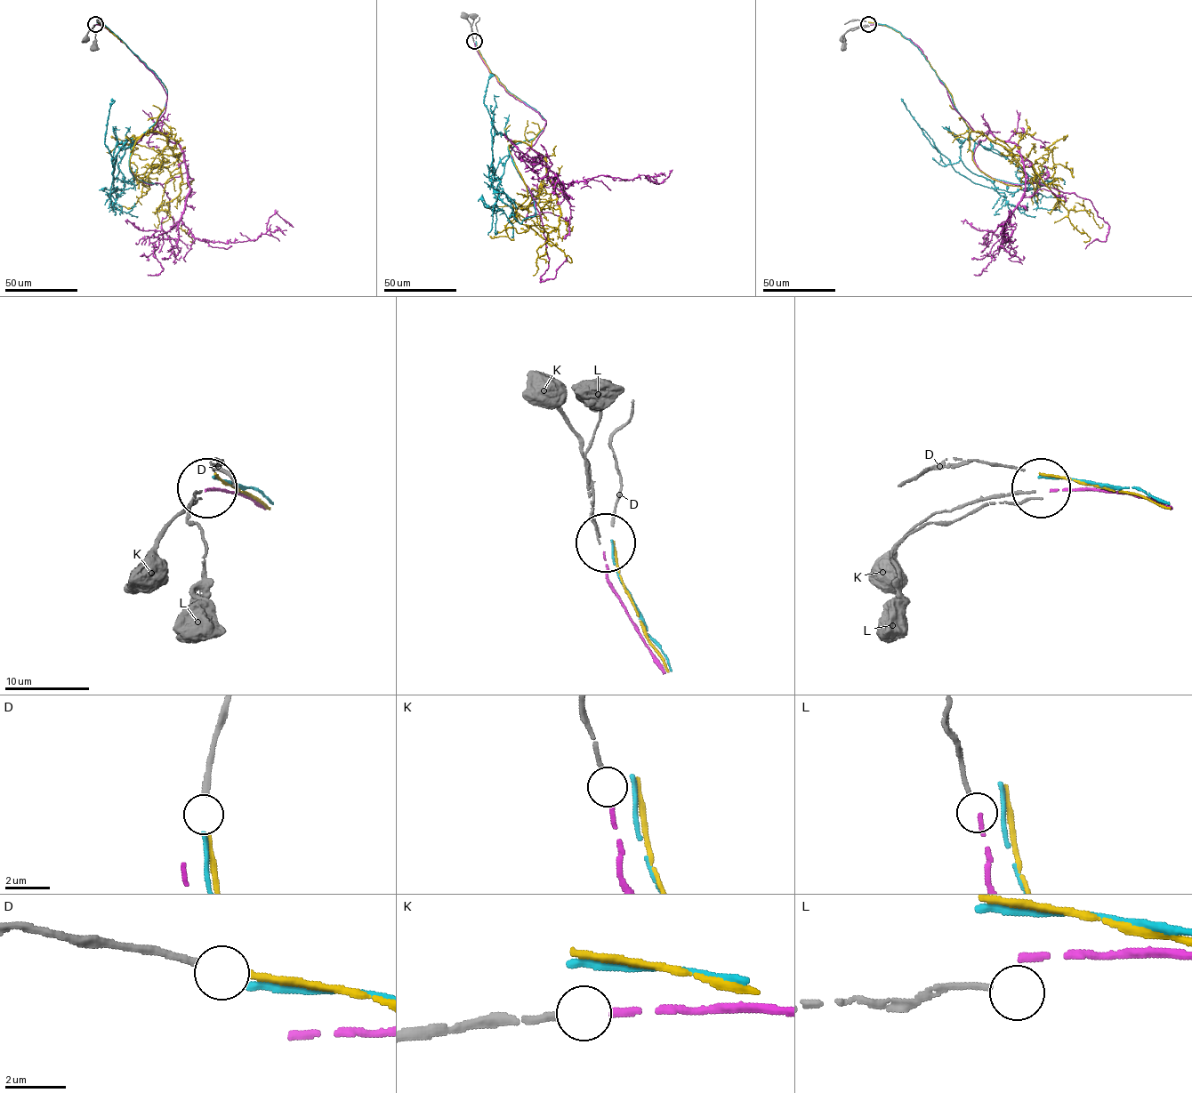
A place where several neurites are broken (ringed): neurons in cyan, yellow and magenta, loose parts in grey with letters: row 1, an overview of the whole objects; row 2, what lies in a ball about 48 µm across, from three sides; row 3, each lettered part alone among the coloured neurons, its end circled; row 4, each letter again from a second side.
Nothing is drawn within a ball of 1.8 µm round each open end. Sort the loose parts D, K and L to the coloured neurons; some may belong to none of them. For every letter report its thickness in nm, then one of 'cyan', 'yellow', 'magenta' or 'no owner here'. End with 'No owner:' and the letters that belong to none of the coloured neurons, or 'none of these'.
D: 280 nm | yellow
K: 220 nm | magenta
L: 200 nm | no owner here
No owner: L

